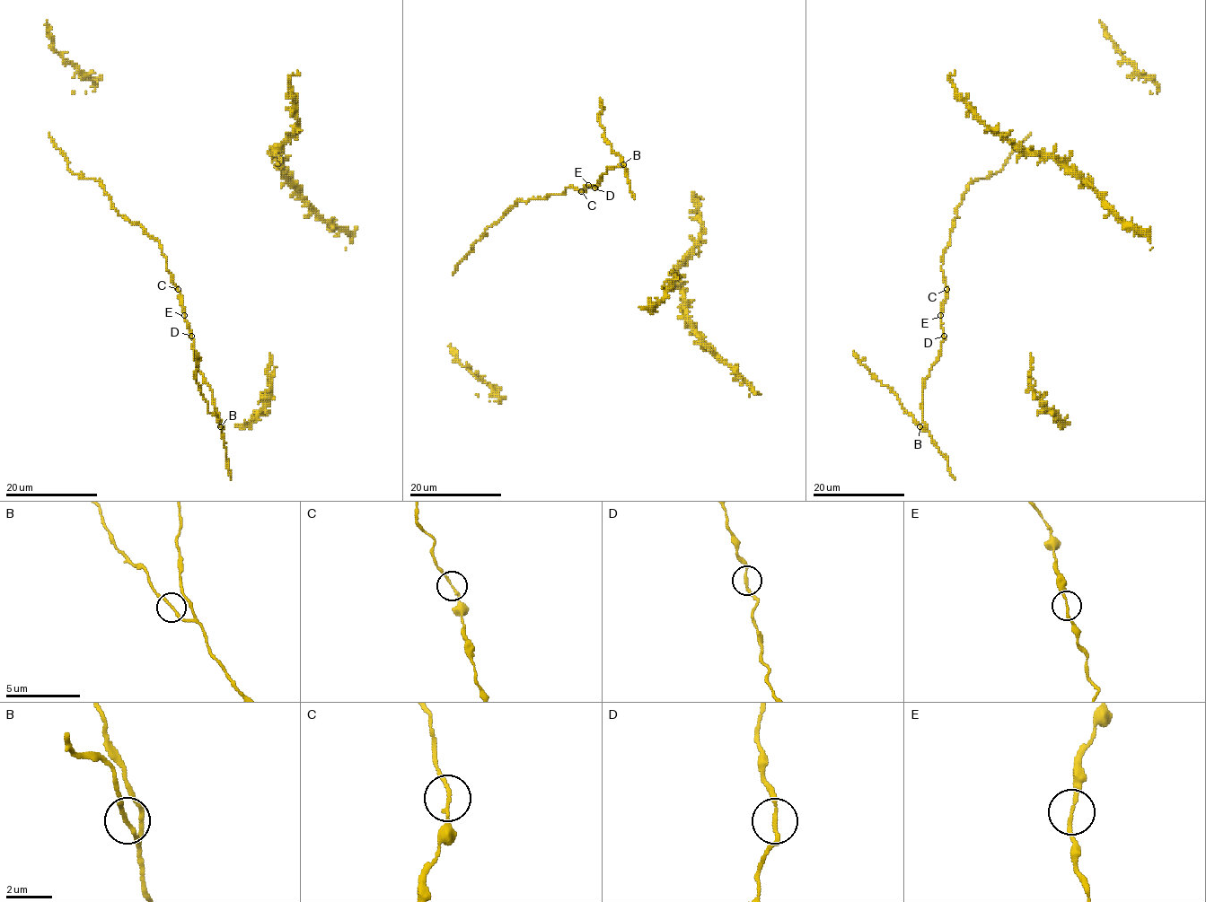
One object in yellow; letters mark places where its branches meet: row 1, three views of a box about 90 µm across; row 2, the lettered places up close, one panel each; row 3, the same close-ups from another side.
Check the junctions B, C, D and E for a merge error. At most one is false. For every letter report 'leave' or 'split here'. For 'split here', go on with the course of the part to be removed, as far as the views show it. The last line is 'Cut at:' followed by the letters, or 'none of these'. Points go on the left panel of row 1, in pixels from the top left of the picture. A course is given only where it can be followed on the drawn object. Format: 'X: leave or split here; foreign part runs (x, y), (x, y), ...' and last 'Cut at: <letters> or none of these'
B: leave
C: leave
D: leave
E: leave
Cut at: none of these

